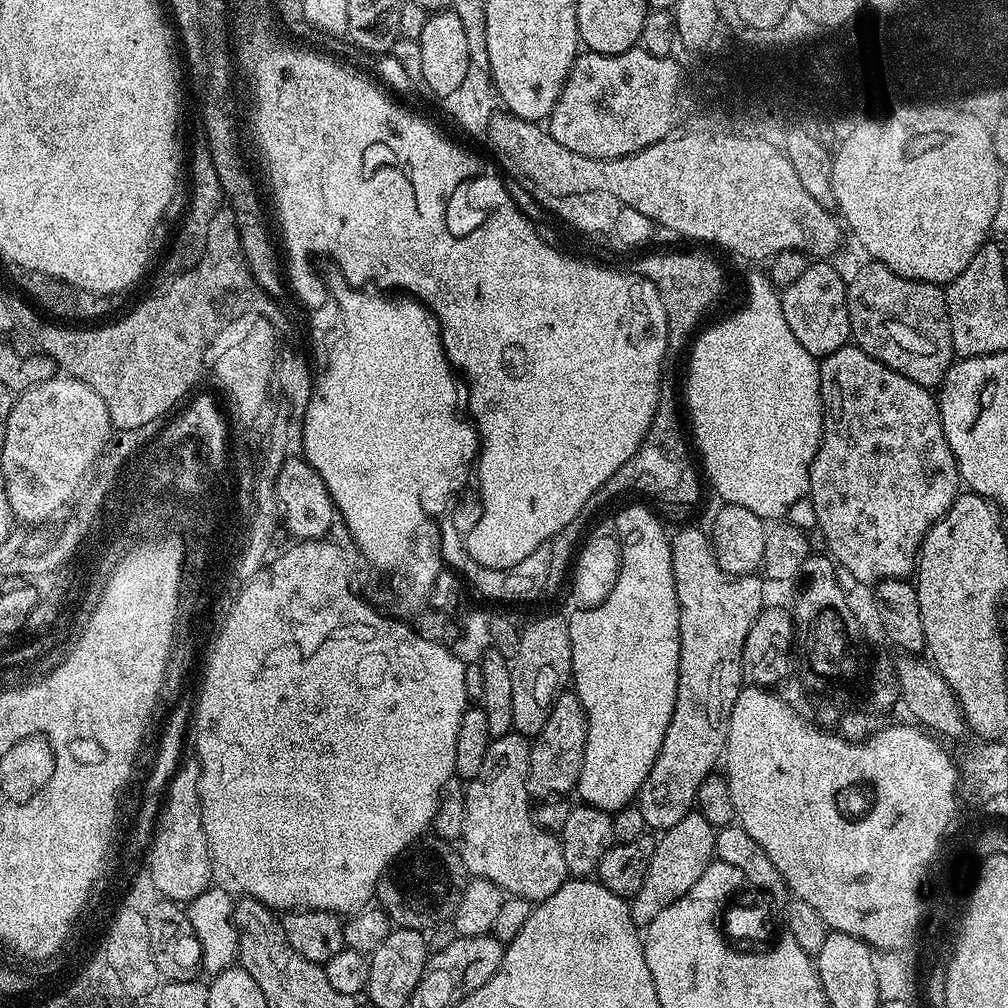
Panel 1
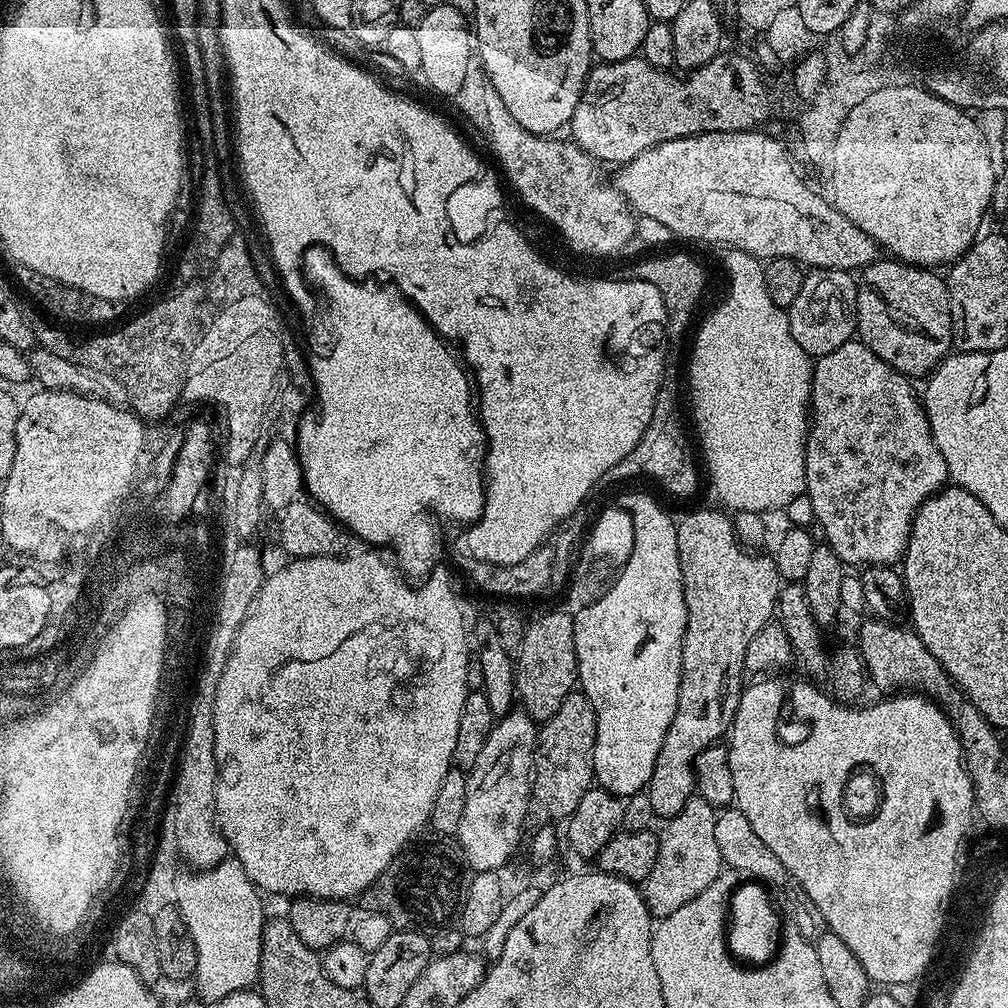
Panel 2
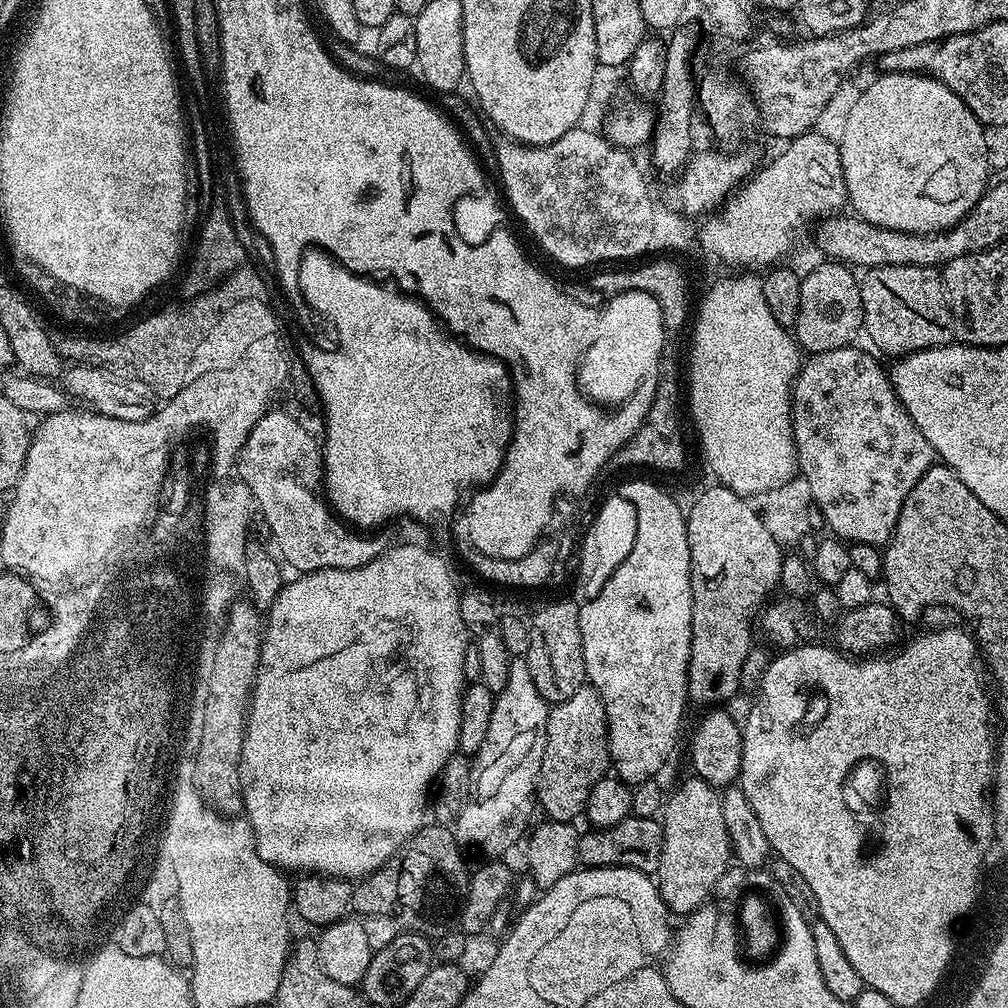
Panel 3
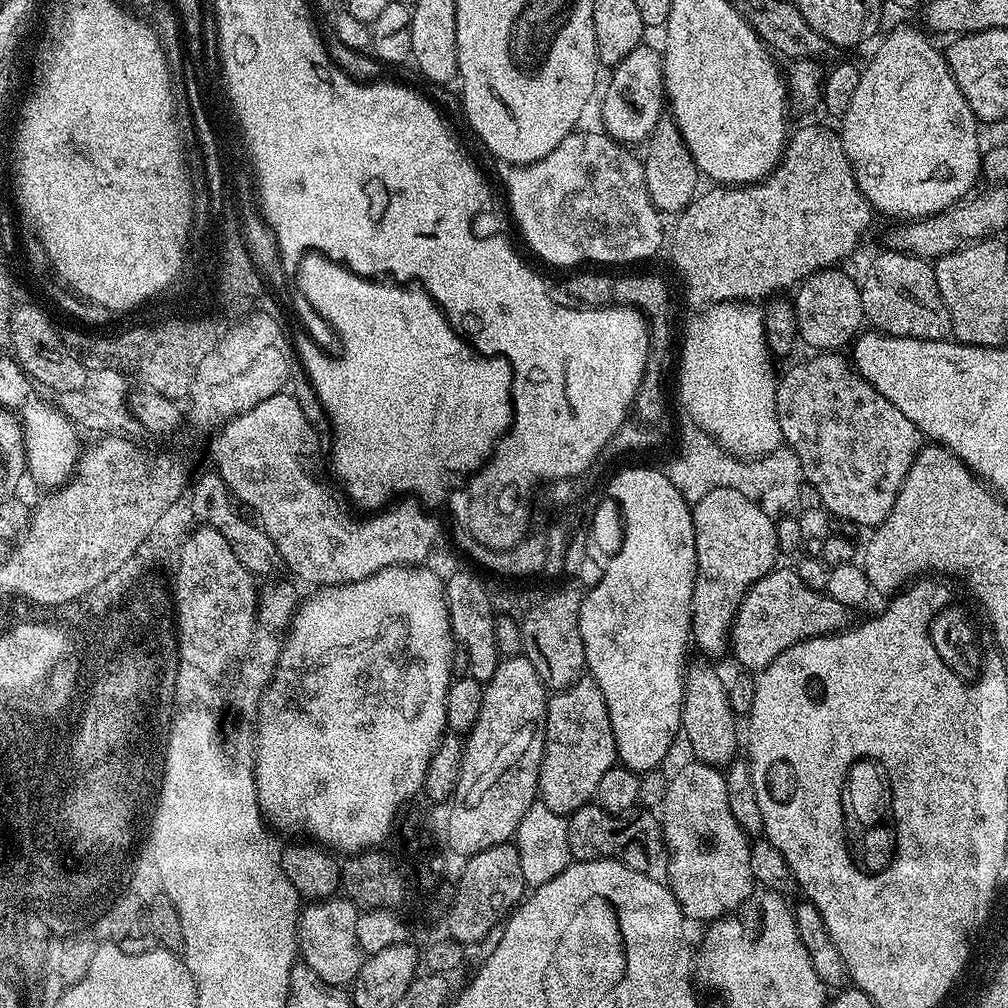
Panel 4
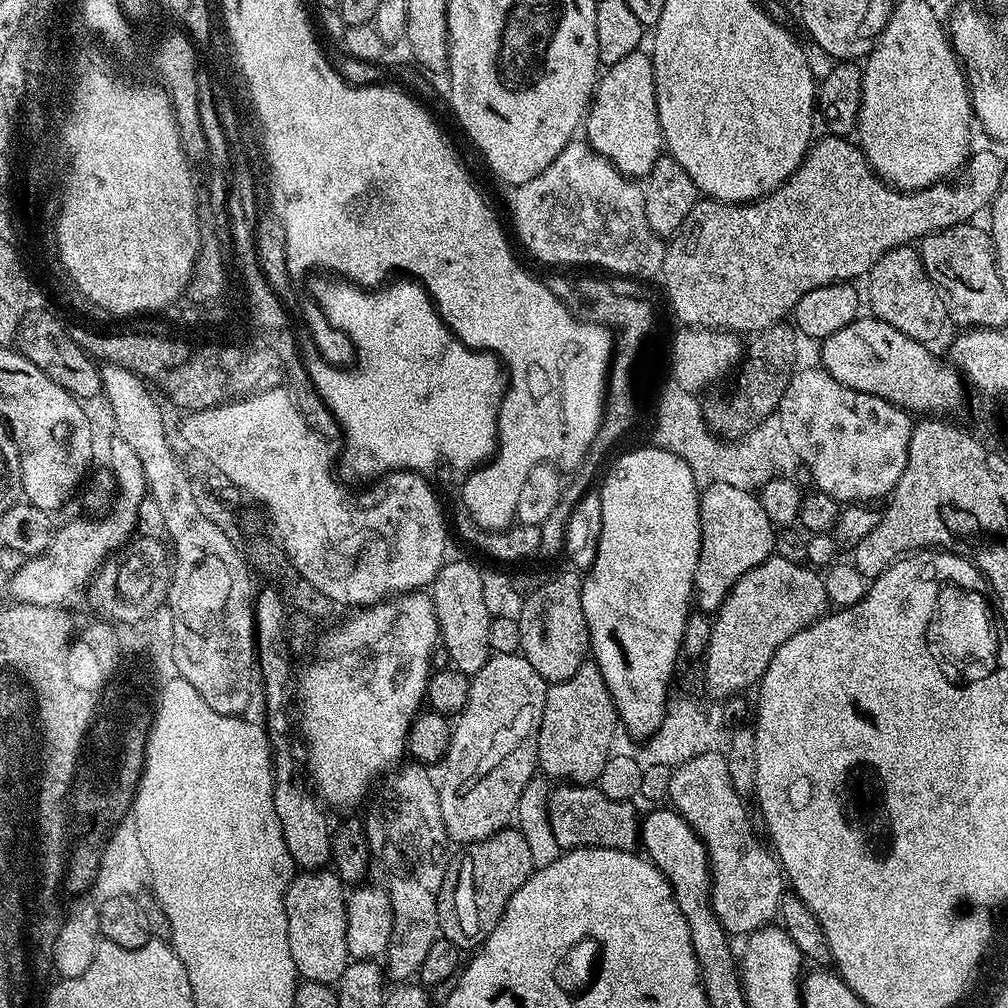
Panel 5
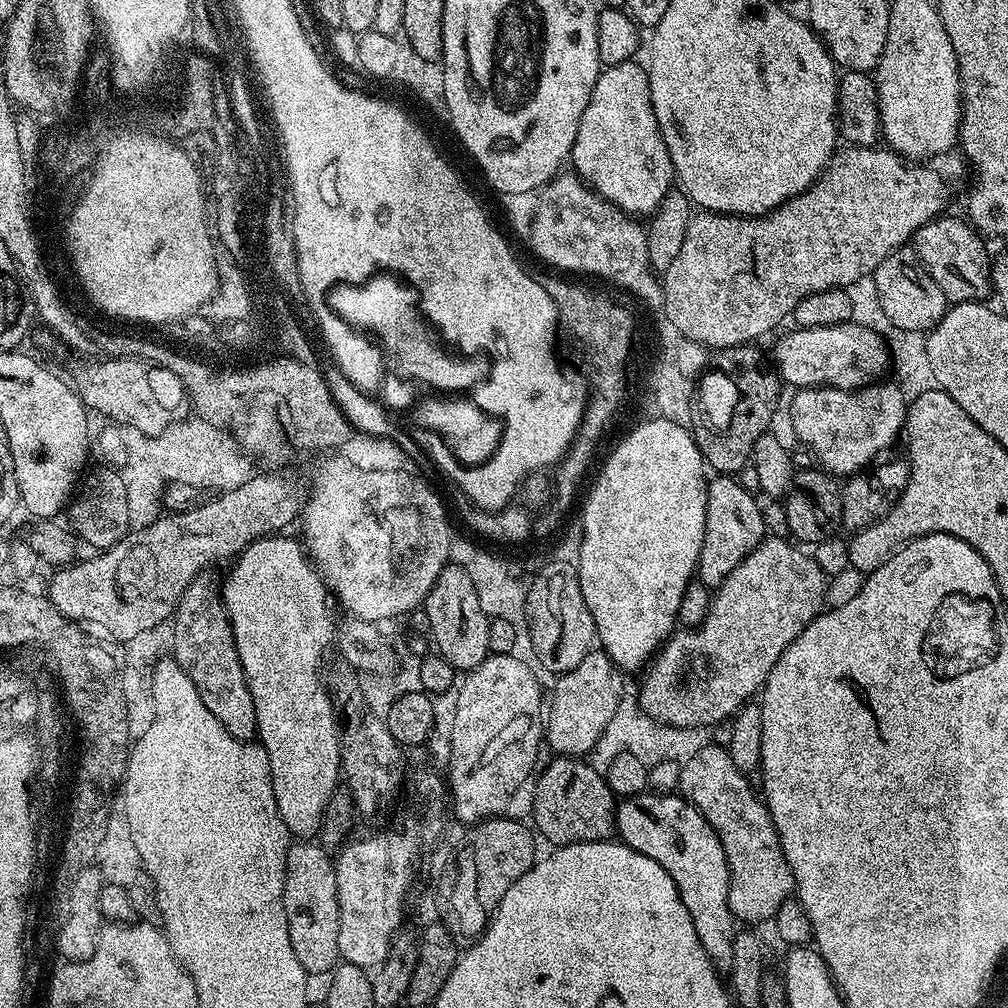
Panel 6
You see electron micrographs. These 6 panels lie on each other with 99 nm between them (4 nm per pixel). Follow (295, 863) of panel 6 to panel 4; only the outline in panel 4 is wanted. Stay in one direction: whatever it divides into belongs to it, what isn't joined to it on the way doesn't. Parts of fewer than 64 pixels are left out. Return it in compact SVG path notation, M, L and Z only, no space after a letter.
M340 894L333 896L331 900L309 903L301 911L298 925L298 952L303 963L308 964L310 970L314 970L314 974L318 974L318 978L322 978L322 982L348 986L360 973L360 967L363 966L366 959L365 953L361 952L358 946L358 918L360 913L361 909L357 905Z

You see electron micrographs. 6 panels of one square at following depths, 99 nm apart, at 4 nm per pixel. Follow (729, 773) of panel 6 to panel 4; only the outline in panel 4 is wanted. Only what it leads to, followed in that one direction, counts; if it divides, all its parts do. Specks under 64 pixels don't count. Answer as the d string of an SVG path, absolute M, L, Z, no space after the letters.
M693 762L668 776L662 805L662 831L666 857L668 856L666 883L672 889L672 896L678 902L680 911L689 921L722 920L735 913L739 904L747 902L754 886L751 870L752 845L749 833L744 832L742 826L738 826L738 818L734 818L734 813L730 810L724 773L717 765Z

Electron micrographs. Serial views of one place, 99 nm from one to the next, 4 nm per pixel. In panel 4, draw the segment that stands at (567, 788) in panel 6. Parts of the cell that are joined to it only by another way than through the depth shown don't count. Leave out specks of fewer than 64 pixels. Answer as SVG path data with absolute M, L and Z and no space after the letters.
M595 802L582 805L567 817L569 854L573 861L616 860L635 872L648 872L656 855L665 851L662 820L655 811L637 806L629 812L607 812Z

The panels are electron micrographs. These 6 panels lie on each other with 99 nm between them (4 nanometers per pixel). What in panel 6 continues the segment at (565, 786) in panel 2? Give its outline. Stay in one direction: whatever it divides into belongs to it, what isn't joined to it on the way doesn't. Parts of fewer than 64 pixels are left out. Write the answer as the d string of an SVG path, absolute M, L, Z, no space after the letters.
M593 650L574 666L574 670L555 677L552 705L546 708L546 744L556 756L584 758L595 748L606 722L614 718L620 701L625 699L625 673L602 650Z

